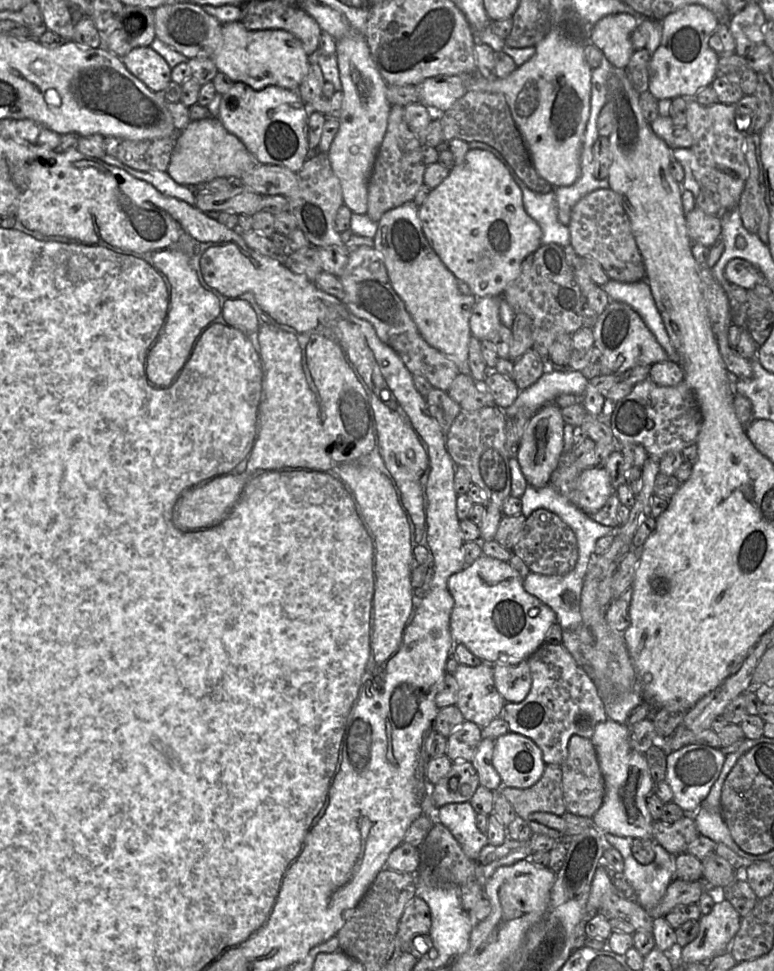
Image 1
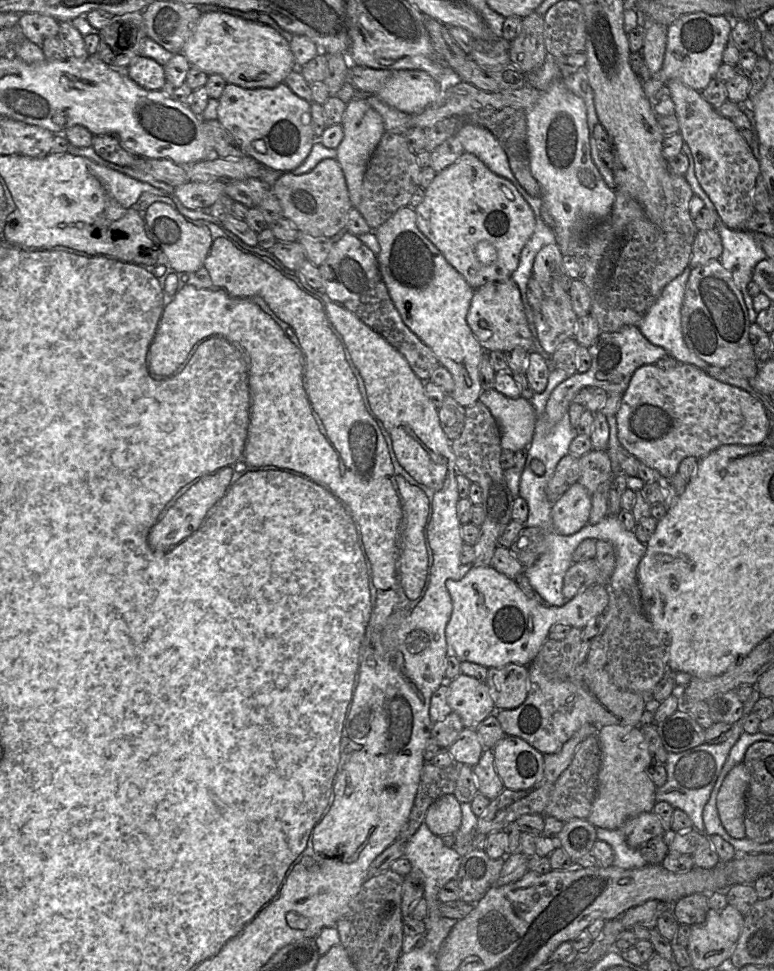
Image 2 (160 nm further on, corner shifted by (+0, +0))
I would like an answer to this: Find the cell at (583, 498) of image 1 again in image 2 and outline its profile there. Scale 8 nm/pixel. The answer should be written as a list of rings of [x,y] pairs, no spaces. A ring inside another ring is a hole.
[[[579,482],[574,483],[552,506],[551,517],[556,533],[571,535],[588,524],[592,494]]]

